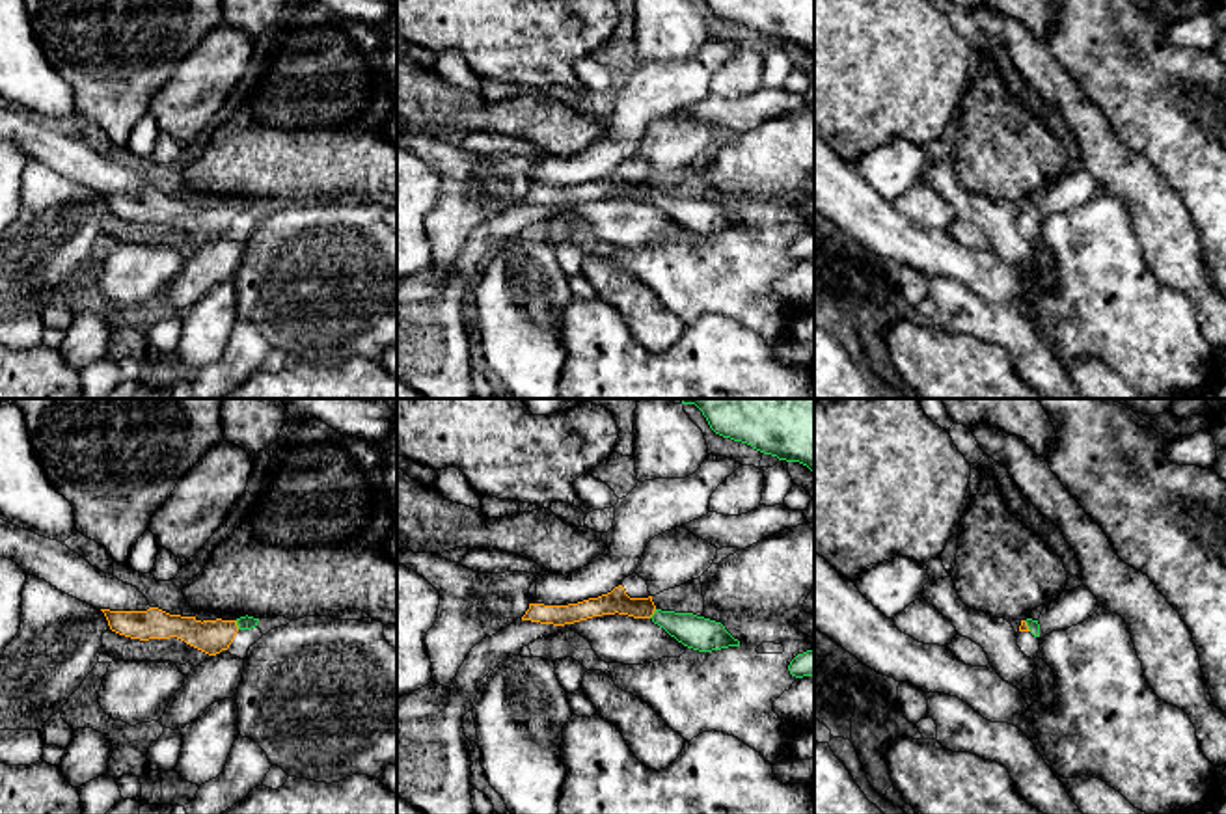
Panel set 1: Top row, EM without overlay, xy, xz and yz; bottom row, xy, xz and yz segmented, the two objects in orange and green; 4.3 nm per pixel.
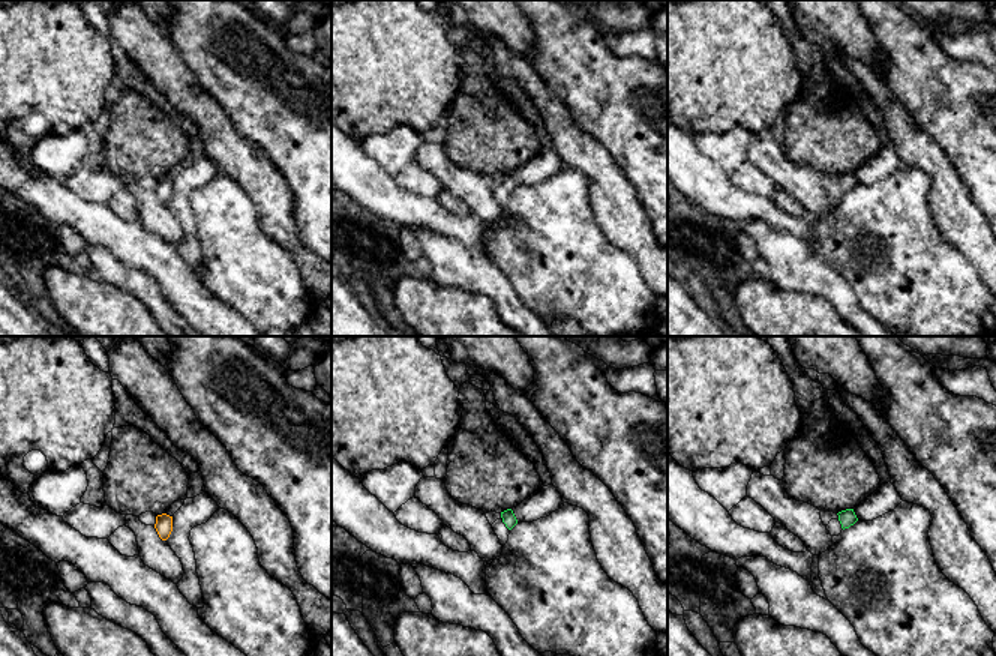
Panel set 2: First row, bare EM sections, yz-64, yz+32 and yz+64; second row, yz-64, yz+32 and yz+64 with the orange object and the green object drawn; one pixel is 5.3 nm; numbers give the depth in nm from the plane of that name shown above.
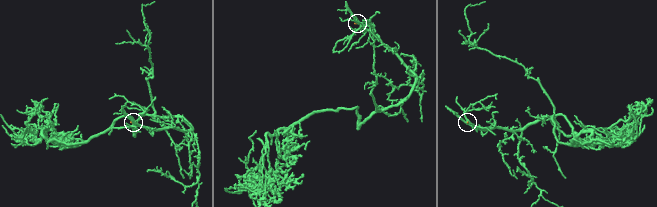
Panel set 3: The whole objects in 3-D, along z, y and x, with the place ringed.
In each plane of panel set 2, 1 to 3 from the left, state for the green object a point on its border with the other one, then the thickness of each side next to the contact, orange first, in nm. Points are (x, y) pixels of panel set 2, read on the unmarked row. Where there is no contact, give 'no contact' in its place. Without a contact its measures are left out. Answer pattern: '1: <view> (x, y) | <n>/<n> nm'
1: no contact
2: no contact
3: no contact

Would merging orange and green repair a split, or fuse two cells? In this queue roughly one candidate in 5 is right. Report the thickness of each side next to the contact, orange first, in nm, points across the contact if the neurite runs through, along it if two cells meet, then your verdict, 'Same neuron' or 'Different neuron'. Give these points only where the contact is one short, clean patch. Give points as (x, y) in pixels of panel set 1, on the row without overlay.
Thickness 140 nm (orange) against 60 nm. Path across: xy (211, 218), (235, 207), (245, 205). Same neuron

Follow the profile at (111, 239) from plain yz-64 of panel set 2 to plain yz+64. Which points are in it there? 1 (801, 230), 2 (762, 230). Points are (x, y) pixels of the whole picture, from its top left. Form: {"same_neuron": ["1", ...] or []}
{"same_neuron": ["1"]}

